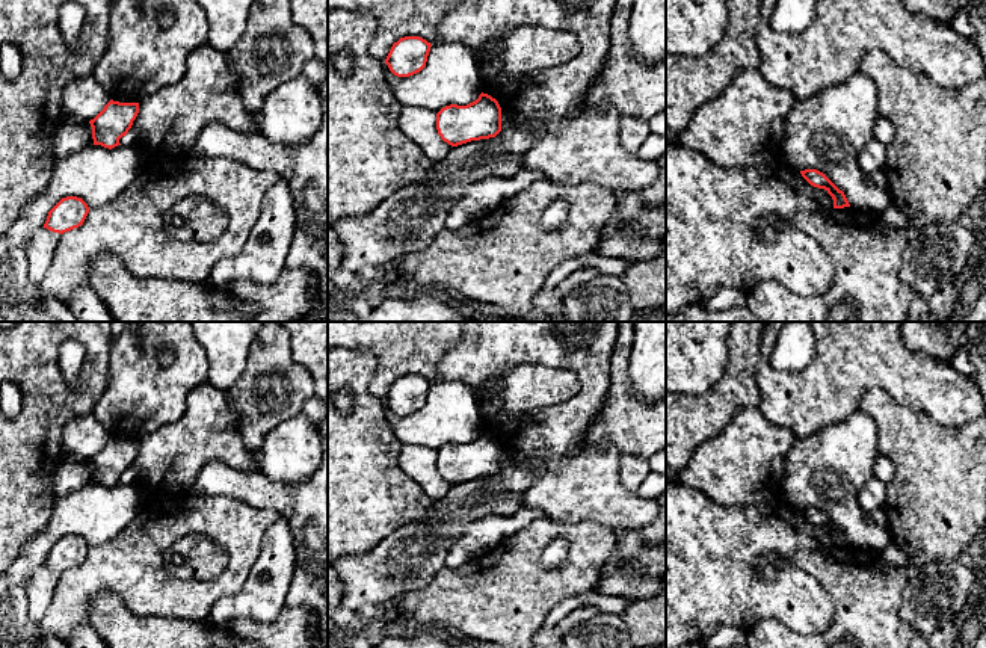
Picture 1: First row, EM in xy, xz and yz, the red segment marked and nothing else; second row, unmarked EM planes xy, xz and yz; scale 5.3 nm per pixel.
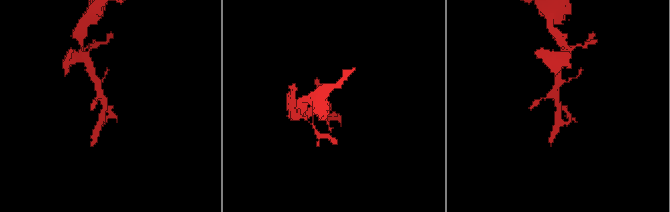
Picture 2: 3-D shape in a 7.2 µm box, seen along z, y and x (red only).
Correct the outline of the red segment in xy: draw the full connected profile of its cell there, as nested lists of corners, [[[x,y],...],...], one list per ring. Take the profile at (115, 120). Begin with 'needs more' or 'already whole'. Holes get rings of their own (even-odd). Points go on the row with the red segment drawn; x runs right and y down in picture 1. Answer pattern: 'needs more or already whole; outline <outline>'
already whole; outline [[[110,100],[104,109],[89,121],[94,145],[115,148],[119,139],[128,133],[139,113],[139,103],[119,103]]]

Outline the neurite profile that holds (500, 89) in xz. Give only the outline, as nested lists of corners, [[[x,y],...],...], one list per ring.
[[[461,0],[441,21],[432,42],[462,44],[473,50],[482,92],[495,98],[501,109],[518,112],[539,131],[538,140],[524,153],[524,169],[539,171],[551,183],[595,183],[613,192],[631,192],[648,187],[658,177],[655,160],[639,159],[622,148],[616,110],[584,106],[587,91],[607,62],[615,6],[616,0]],[[522,24],[569,30],[578,38],[581,51],[569,63],[510,80],[503,74],[498,44]]]

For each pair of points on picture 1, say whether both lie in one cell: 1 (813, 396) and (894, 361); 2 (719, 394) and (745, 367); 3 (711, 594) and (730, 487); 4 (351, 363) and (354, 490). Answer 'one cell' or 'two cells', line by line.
1: one cell
2: one cell
3: two cells
4: one cell

